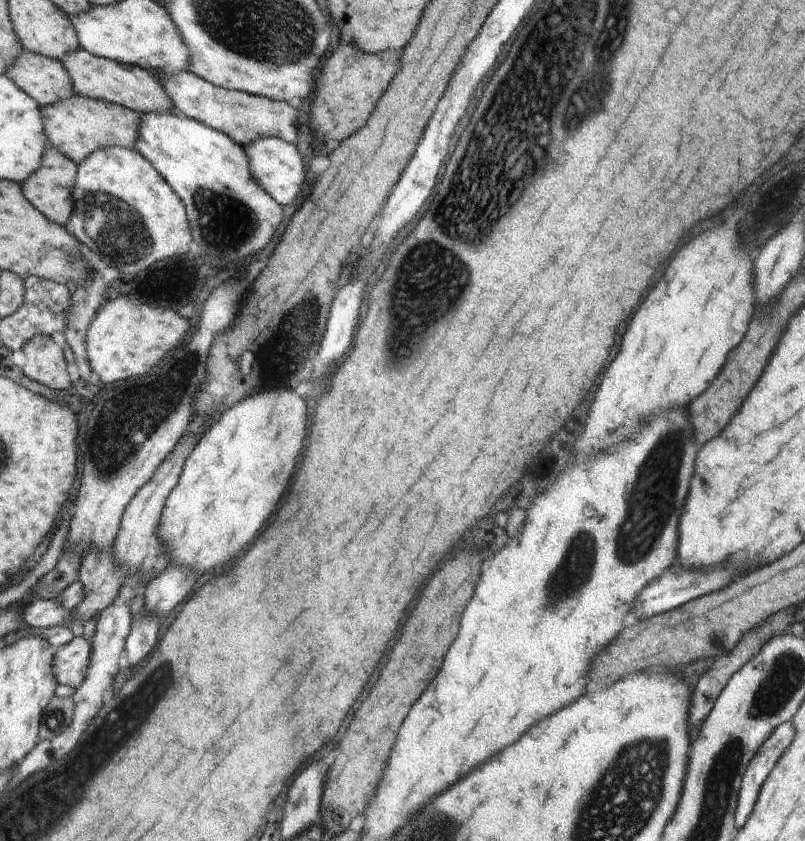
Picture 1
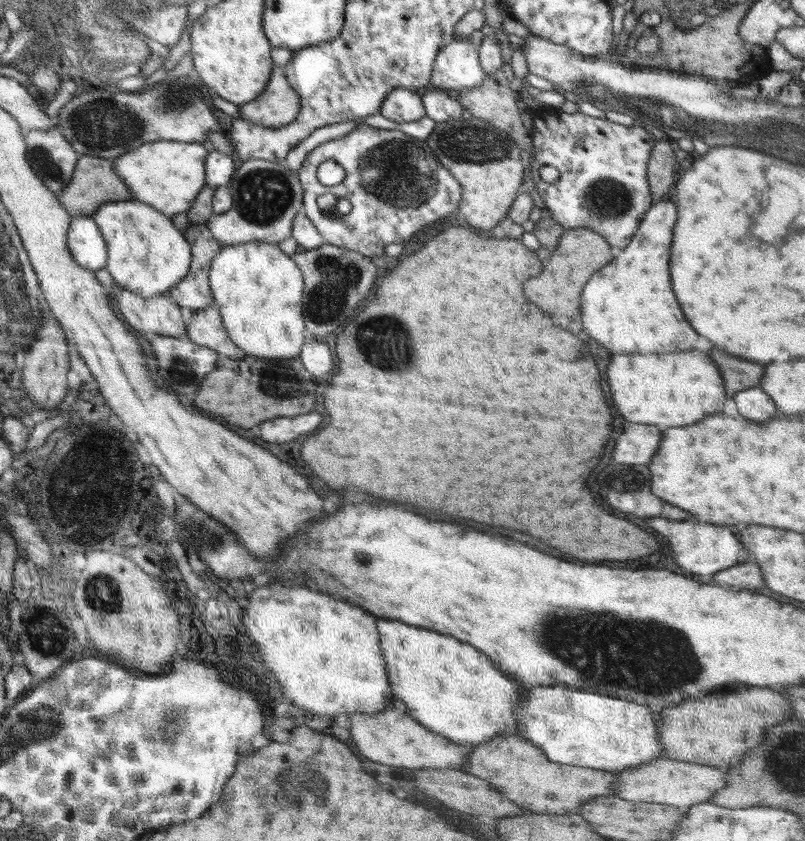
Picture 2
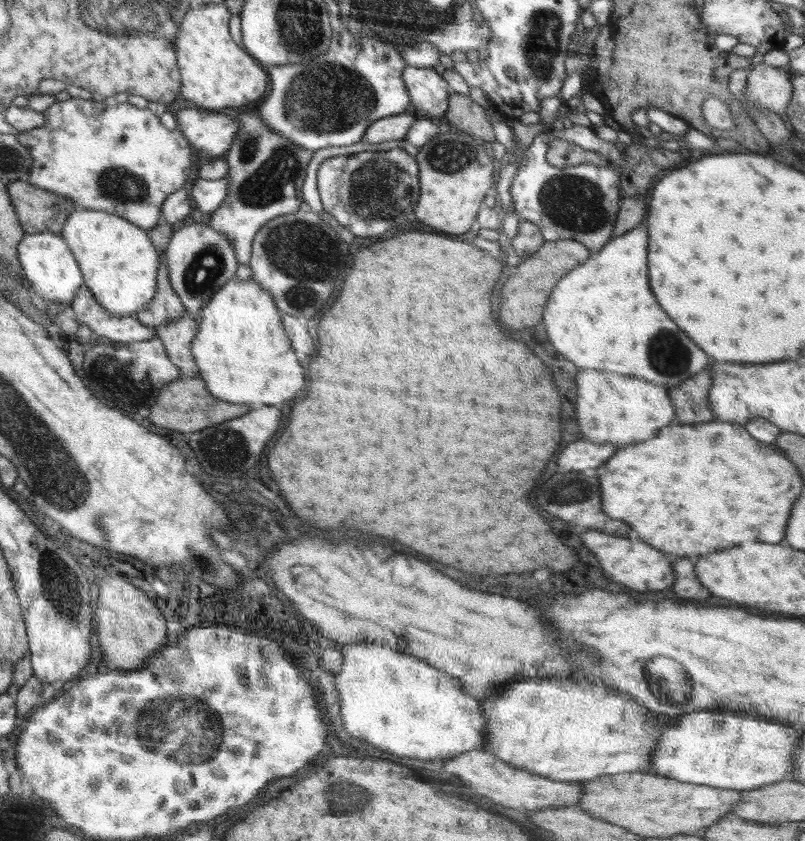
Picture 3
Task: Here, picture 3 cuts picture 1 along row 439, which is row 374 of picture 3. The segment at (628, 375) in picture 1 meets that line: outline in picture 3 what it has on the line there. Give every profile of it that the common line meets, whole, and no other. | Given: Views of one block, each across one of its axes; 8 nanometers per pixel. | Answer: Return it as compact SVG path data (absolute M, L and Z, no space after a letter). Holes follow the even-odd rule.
M582 370L576 384L576 418L584 438L590 438L594 442L612 442L622 449L634 442L654 438L661 428L674 424L672 420L676 418L676 409L664 385L604 370Z

